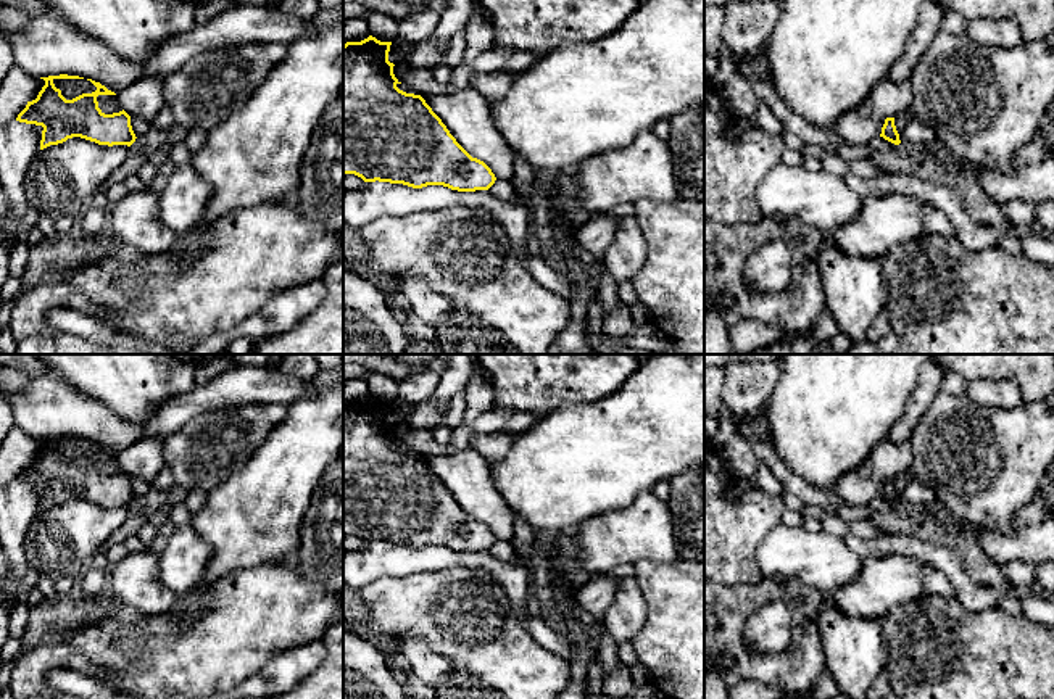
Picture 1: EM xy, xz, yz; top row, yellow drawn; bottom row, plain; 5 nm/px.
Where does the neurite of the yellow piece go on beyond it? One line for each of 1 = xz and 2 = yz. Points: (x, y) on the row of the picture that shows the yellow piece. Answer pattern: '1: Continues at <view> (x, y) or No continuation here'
1: No continuation here
2: No continuation here

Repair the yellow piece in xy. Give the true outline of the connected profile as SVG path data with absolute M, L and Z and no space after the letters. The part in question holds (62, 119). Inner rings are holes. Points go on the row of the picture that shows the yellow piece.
M48 76L40 77L45 85L37 98L27 101L26 108L18 114L16 121L42 126L40 150L81 137L98 145L127 145L135 142L131 126L131 116L122 110L119 113L105 114L98 108L98 95L116 95L100 82L90 81L97 90L82 93L73 100L66 100L61 90L55 87L55 79L84 79L79 76Z

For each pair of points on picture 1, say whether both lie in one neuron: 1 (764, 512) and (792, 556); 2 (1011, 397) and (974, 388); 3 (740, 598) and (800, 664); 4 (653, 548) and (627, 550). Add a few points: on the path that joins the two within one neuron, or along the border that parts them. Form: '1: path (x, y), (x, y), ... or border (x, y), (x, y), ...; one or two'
1: border (780, 521), (759, 543), (756, 559); two
2: path (1001, 393), (983, 393); one
3: path (735, 625), (735, 645), (755, 664), (772, 664); one
4: path (647, 548), (634, 548); one

